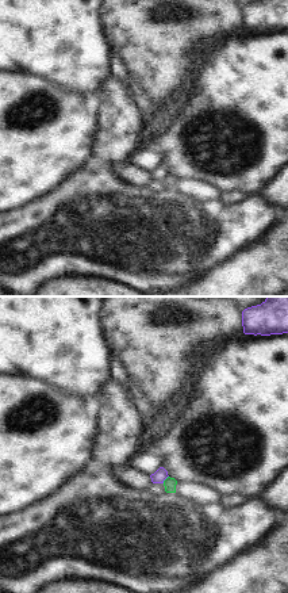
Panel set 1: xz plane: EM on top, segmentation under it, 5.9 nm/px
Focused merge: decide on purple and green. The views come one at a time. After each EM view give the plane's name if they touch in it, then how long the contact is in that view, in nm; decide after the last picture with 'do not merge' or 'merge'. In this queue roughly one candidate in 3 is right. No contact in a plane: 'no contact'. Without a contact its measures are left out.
meets purple in xz; contact 60 nm long

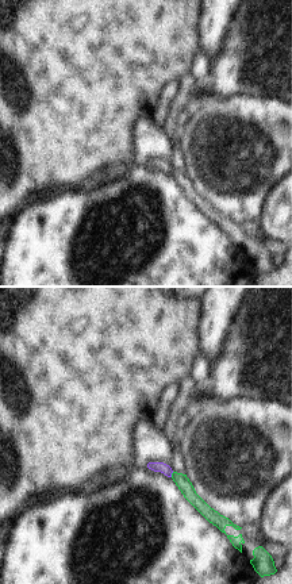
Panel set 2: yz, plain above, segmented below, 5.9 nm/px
meets purple in yz; contact 40 nm long

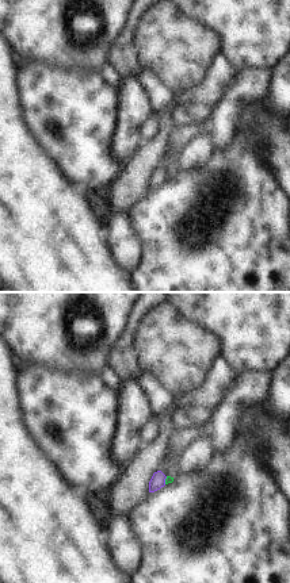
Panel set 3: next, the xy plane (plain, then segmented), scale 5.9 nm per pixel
meets purple in xy; contact 50 nm long

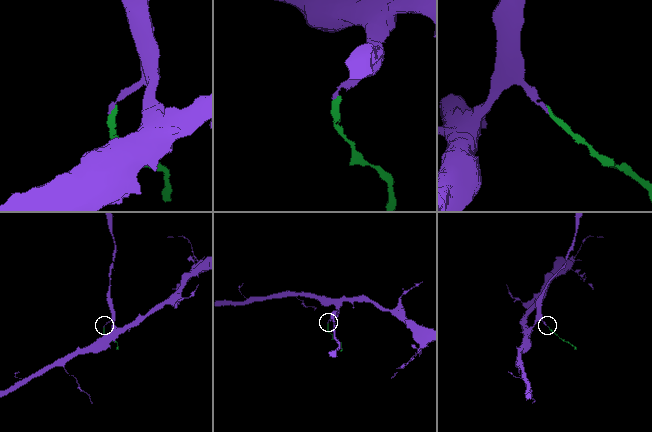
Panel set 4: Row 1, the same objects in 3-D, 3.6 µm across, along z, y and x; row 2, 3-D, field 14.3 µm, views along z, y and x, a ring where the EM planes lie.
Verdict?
do not merge

